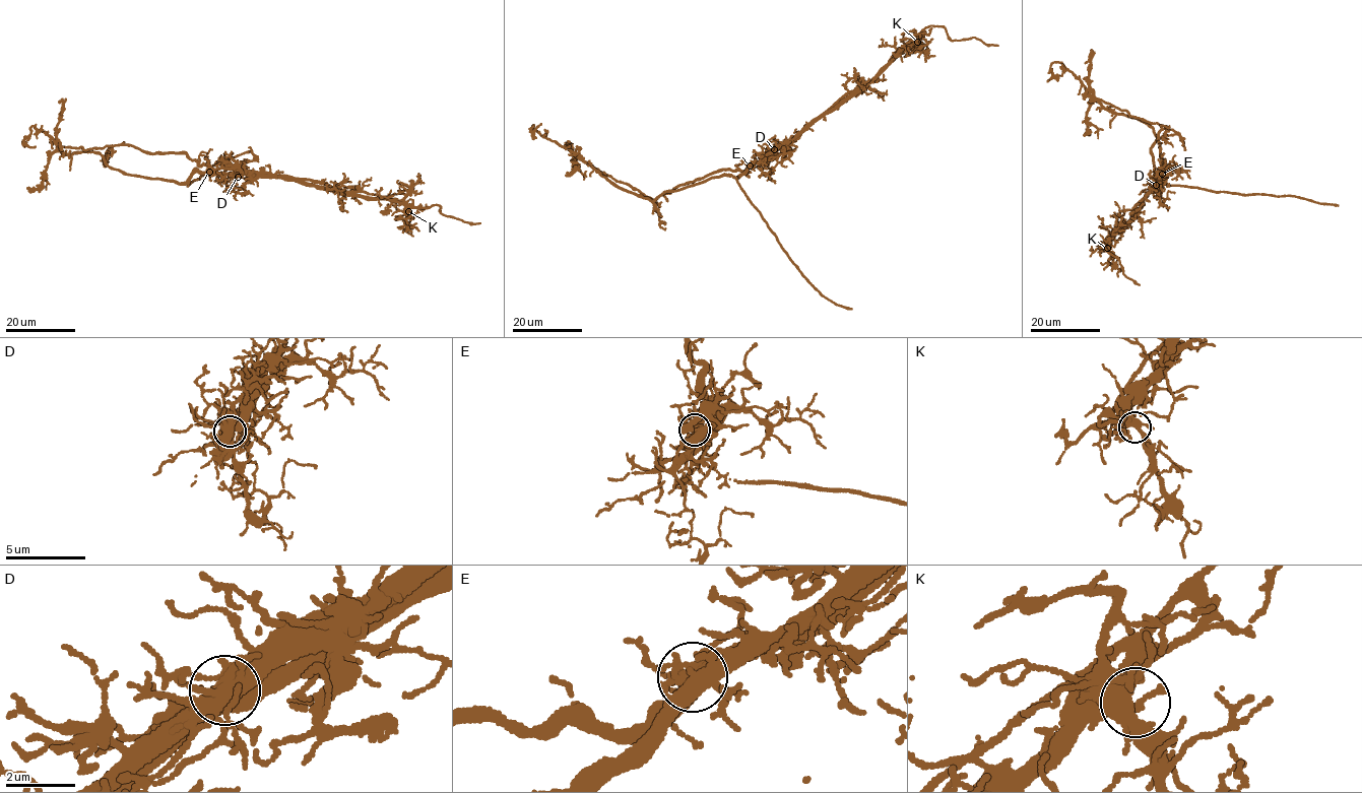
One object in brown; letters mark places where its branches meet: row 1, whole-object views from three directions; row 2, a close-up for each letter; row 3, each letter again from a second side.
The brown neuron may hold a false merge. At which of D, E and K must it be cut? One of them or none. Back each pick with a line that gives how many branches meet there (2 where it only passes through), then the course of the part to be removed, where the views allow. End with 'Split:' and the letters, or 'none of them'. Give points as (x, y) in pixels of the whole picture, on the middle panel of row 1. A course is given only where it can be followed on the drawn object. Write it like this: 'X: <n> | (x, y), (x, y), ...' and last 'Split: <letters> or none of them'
E: 8 | (750, 166), (874, 79), (930, 25), (942, 26), (952, 40), (997, 45)
Split: E

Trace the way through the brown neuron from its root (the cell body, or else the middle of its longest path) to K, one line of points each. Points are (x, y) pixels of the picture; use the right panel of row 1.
K: (1164, 174), (1157, 187), (1137, 204), (1128, 222), (1112, 234), (1107, 248)

